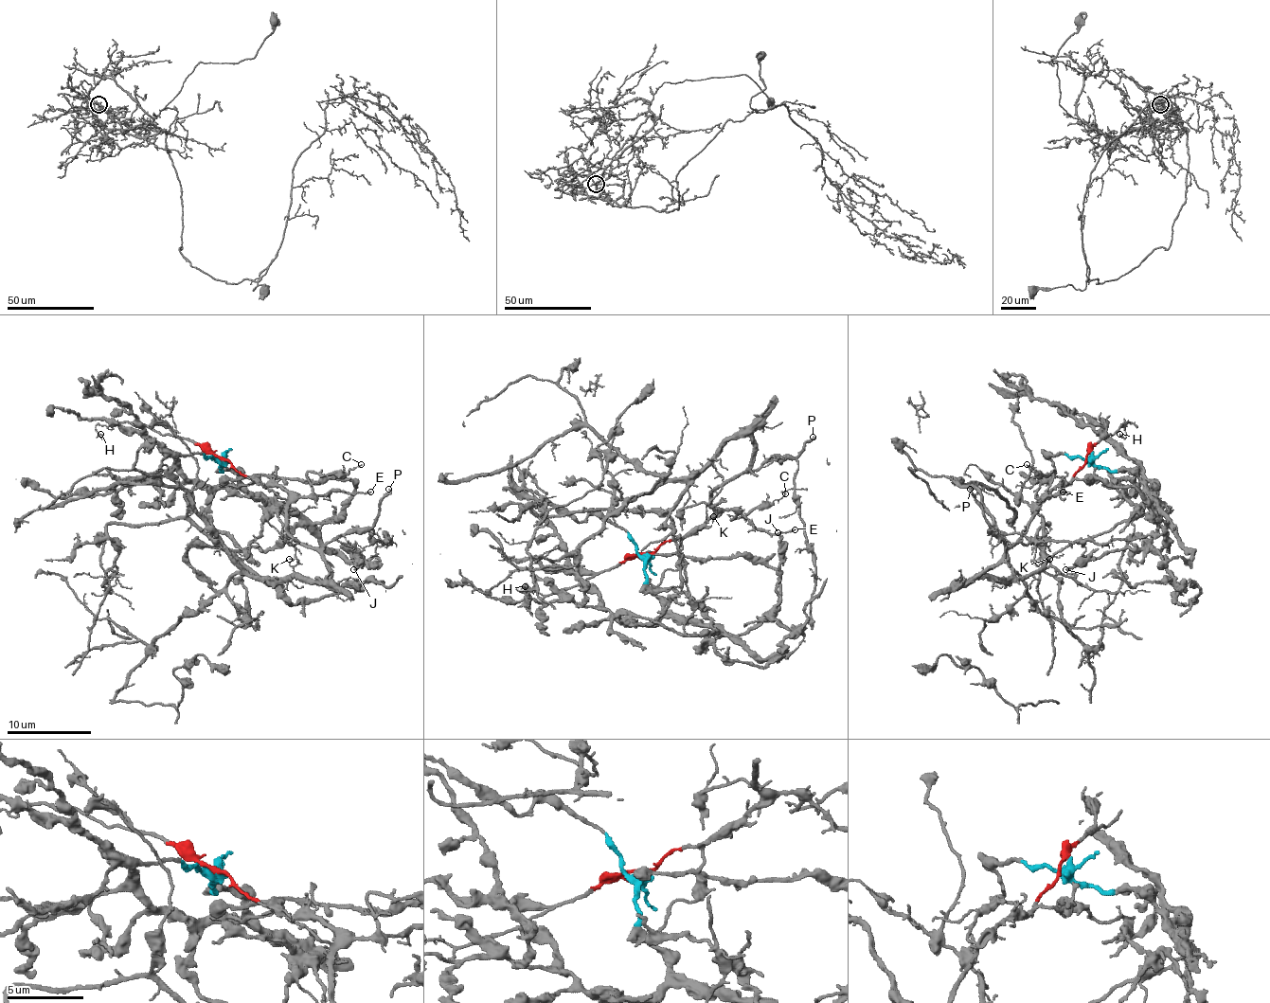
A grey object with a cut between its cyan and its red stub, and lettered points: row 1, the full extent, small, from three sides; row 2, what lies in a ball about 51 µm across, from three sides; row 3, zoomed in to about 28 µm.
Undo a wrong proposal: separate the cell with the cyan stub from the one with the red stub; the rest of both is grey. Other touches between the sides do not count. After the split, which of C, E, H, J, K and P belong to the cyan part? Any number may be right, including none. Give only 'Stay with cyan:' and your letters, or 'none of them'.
Stay with cyan: J

